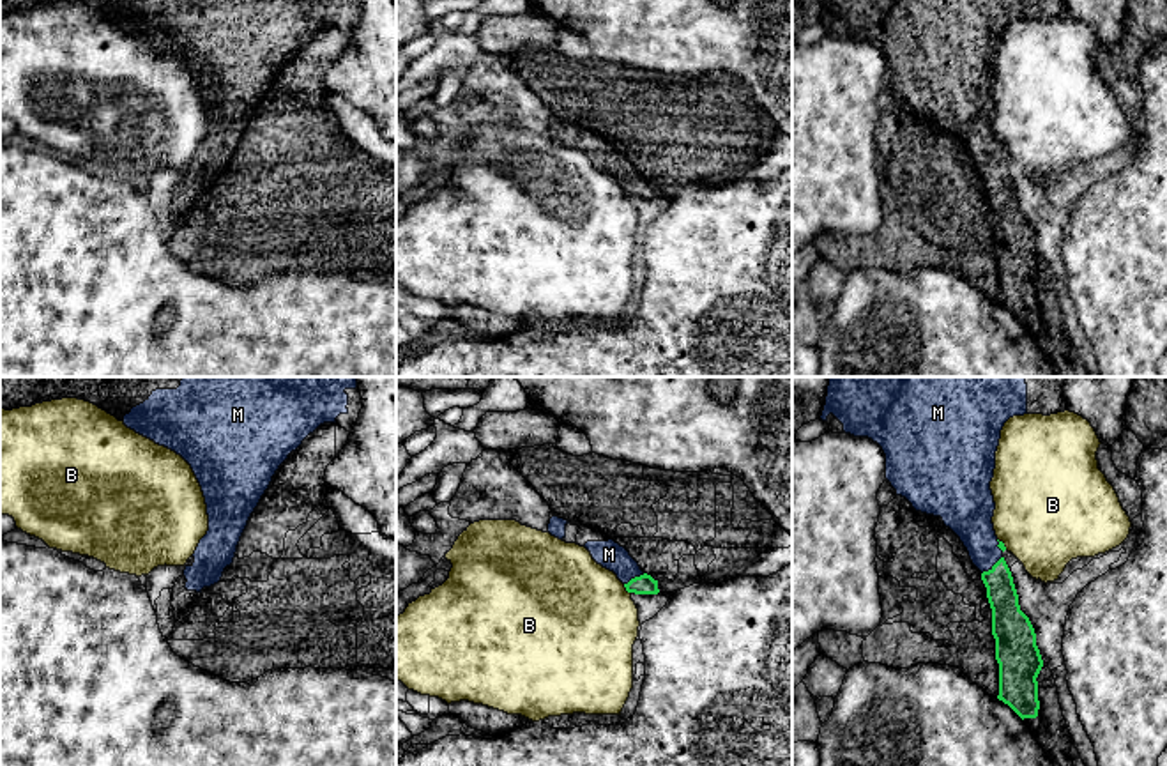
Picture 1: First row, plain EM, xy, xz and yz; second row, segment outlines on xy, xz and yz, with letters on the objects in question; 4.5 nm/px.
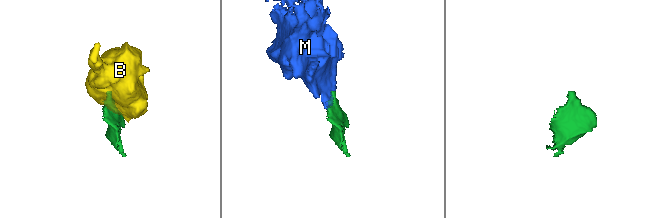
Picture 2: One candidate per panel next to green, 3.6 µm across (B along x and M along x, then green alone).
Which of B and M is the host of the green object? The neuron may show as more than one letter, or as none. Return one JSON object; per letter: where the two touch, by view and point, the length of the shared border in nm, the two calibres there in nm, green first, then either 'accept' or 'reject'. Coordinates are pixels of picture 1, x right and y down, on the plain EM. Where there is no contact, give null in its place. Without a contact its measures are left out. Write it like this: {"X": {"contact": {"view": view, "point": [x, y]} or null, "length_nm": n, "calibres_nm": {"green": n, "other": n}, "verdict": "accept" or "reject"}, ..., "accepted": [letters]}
{"B": {"contact": {"view": "xz", "point": [626, 193]}, "length_nm": 60, "calibres_nm": {"green": 90, "other": 500}, "verdict": "reject"}, "M": {"contact": {"view": "yz", "point": [992, 170]}, "length_nm": 130, "calibres_nm": {"green": 140, "other": 200}, "verdict": "accept"}, "accepted": ["M"]}

